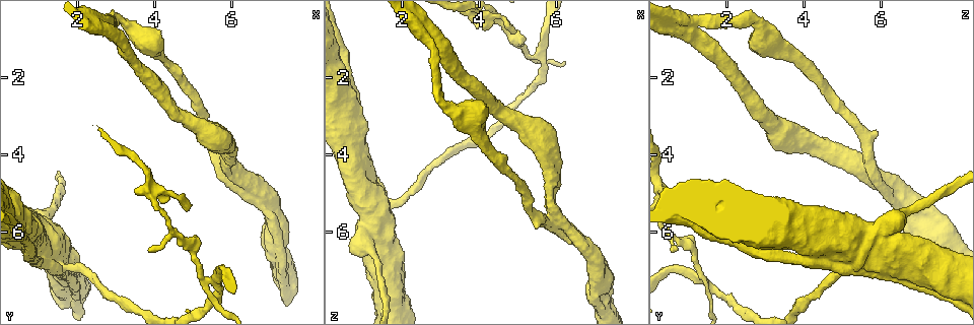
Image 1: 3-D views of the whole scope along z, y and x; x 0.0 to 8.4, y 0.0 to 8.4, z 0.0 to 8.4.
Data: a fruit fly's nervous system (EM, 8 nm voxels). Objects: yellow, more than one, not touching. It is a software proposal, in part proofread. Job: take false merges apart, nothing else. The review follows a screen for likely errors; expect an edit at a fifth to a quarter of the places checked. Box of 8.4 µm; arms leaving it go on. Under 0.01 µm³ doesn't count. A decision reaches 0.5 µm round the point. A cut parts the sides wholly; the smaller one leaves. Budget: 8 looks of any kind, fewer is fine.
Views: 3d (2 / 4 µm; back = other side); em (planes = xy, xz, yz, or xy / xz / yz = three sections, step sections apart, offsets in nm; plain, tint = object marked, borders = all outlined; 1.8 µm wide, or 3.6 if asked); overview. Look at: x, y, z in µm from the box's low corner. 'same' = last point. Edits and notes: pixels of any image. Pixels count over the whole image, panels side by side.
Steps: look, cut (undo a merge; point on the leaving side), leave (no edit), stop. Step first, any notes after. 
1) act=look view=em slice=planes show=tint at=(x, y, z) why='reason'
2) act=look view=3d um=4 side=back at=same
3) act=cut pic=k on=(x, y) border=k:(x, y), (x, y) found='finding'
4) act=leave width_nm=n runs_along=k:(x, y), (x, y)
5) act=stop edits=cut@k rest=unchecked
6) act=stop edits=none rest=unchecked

act=look view=3d um=4 side=back at=(1.35, 6.70, 5.40) why='sudden change in width'

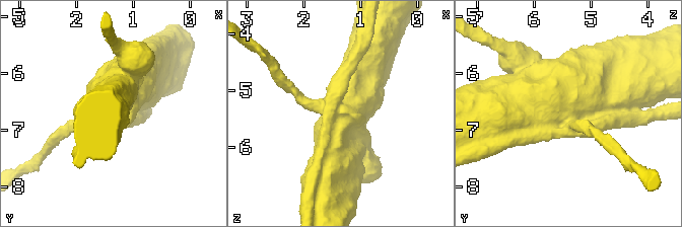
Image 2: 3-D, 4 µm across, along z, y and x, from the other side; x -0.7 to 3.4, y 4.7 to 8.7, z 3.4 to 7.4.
act=look view=em um=3.6 slice=yz step=16 show=tint at=(1.40, 6.75, 5.40)

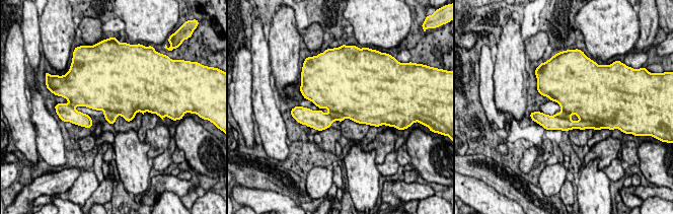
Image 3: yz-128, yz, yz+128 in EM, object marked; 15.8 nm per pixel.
act=cut pic=3 on=(339, 117) border=3:(328, 110), (341, 113), (345, 117) found='a second neuron is stuck on'

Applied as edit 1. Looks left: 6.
act=look view=em slice=planes show=tint at=(5.85, 4.30, 5.65) why='closes a loop'

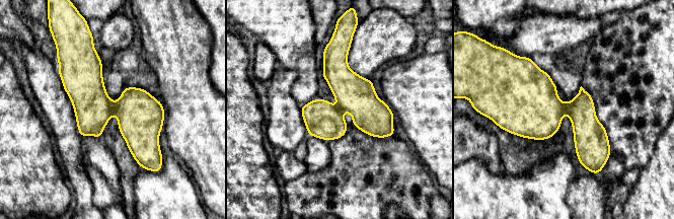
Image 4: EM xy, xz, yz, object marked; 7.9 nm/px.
act=leave found='one neuron here'

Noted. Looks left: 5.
act=look view=em um=3.6 slice=xy step=16 show=tint at=(7.10, 6.40, 7.55) why='thick turns thin'

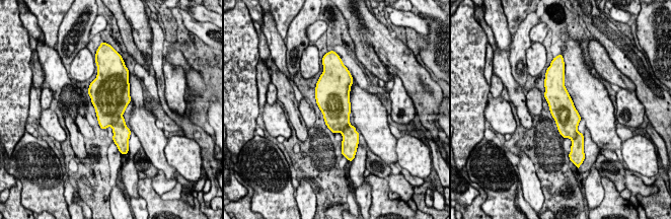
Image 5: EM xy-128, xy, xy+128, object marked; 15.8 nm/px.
act=look view=em um=3.6 slice=planes show=tint at=same

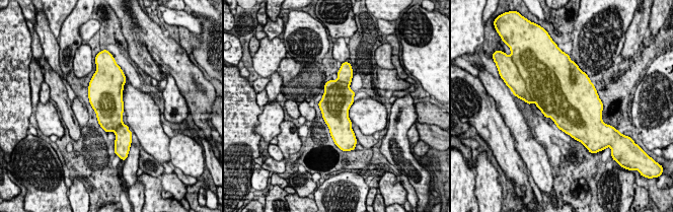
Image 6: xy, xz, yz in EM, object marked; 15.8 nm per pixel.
act=leave found='continuous, no second neuron'

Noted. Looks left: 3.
act=stop edits=cut@3 rest=unchecked

